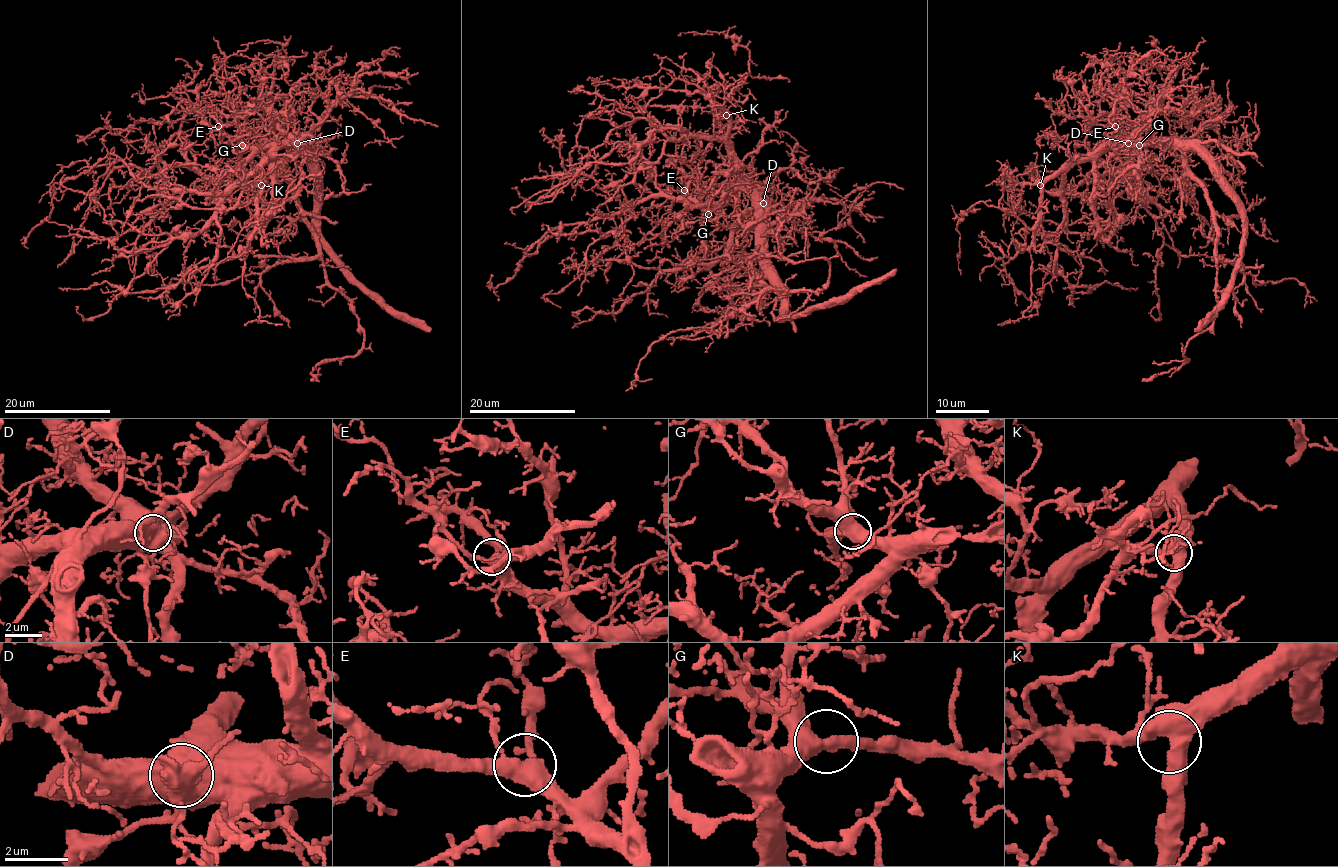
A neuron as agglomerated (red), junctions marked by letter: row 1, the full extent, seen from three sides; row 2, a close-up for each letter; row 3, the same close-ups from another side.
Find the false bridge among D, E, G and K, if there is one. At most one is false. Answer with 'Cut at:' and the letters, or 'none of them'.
Cut at: D

